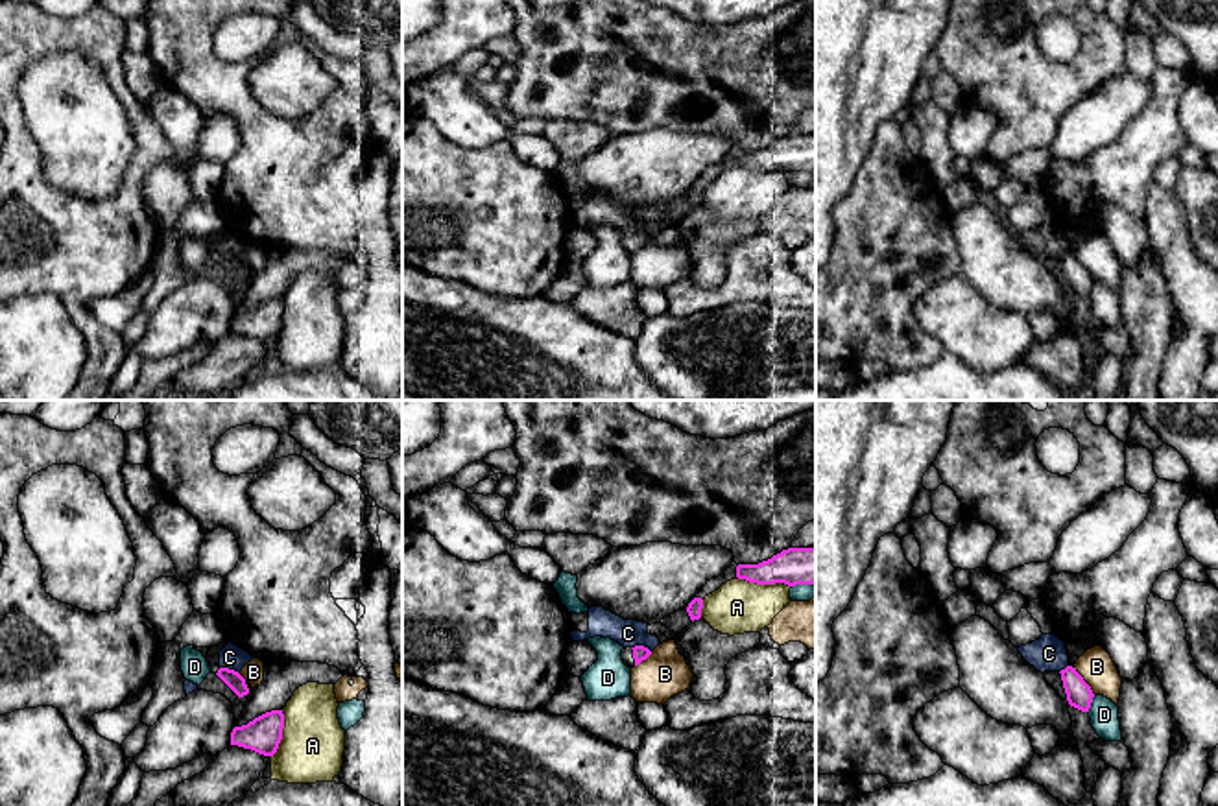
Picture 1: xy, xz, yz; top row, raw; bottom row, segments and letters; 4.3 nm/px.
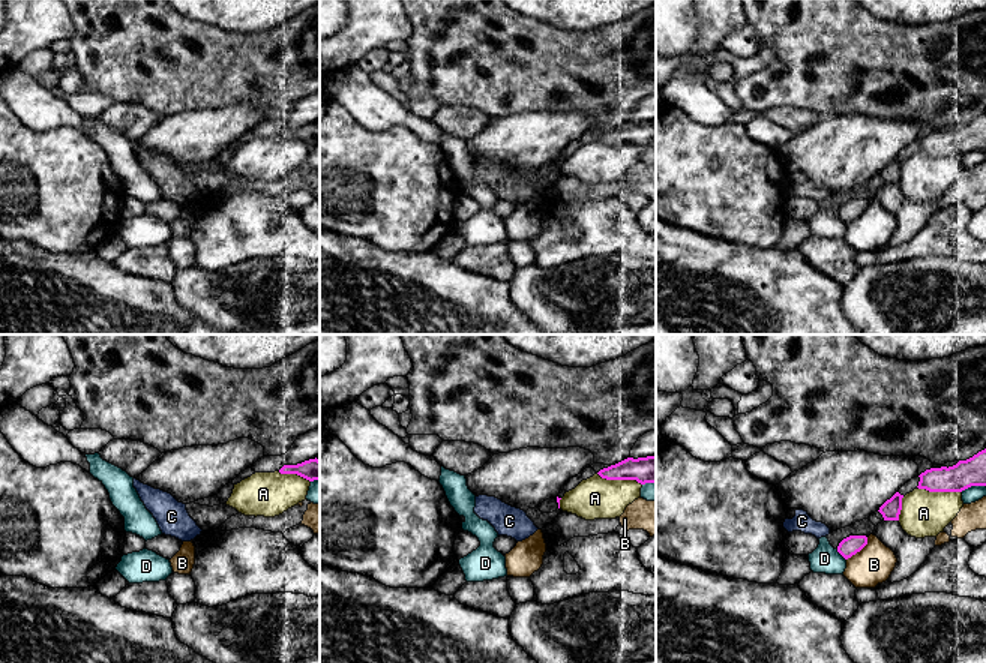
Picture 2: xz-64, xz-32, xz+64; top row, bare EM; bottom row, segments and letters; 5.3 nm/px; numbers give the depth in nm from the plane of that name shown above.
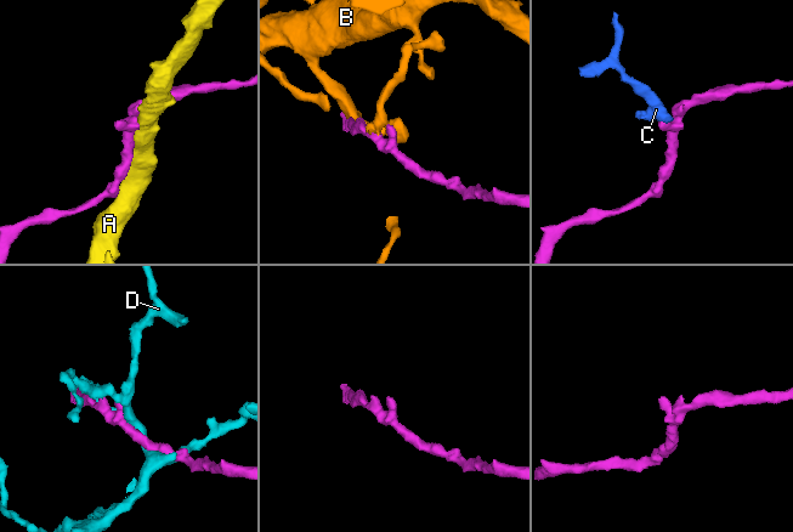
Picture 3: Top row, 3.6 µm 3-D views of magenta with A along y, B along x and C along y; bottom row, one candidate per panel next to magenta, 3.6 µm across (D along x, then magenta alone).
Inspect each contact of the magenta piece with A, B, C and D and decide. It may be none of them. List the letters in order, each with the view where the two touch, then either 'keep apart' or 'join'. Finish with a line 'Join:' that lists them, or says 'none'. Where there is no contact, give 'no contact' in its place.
A: xz | keep apart
B: yz | keep apart
C: xy | keep apart
D: yz | keep apart
Join: none

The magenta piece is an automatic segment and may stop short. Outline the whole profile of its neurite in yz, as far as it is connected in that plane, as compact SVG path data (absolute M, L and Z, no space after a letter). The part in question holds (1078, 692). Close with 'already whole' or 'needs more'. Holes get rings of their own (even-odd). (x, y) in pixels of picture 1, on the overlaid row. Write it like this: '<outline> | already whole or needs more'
M1067 666L1059 673L1061 673L1069 705L1081 712L1089 712L1093 697L1094 697L1091 686L1083 681L1083 677L1072 666Z | already whole

